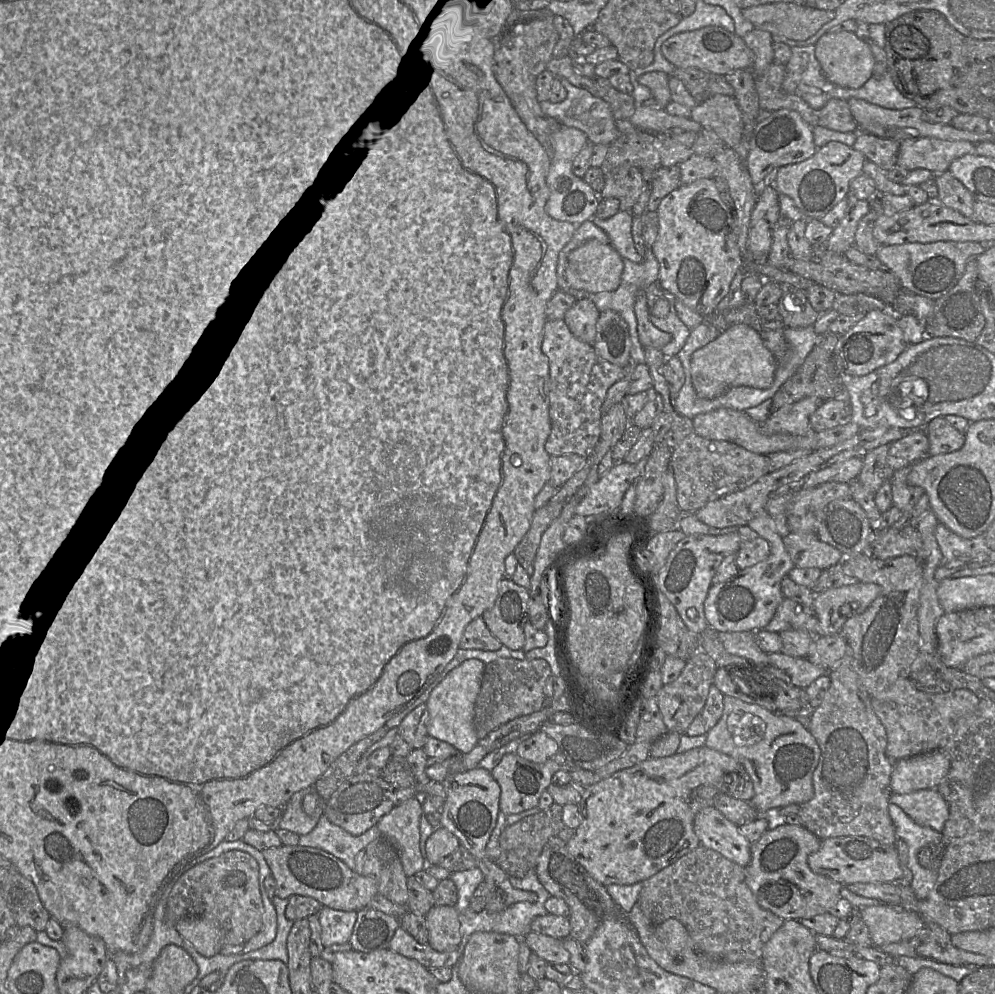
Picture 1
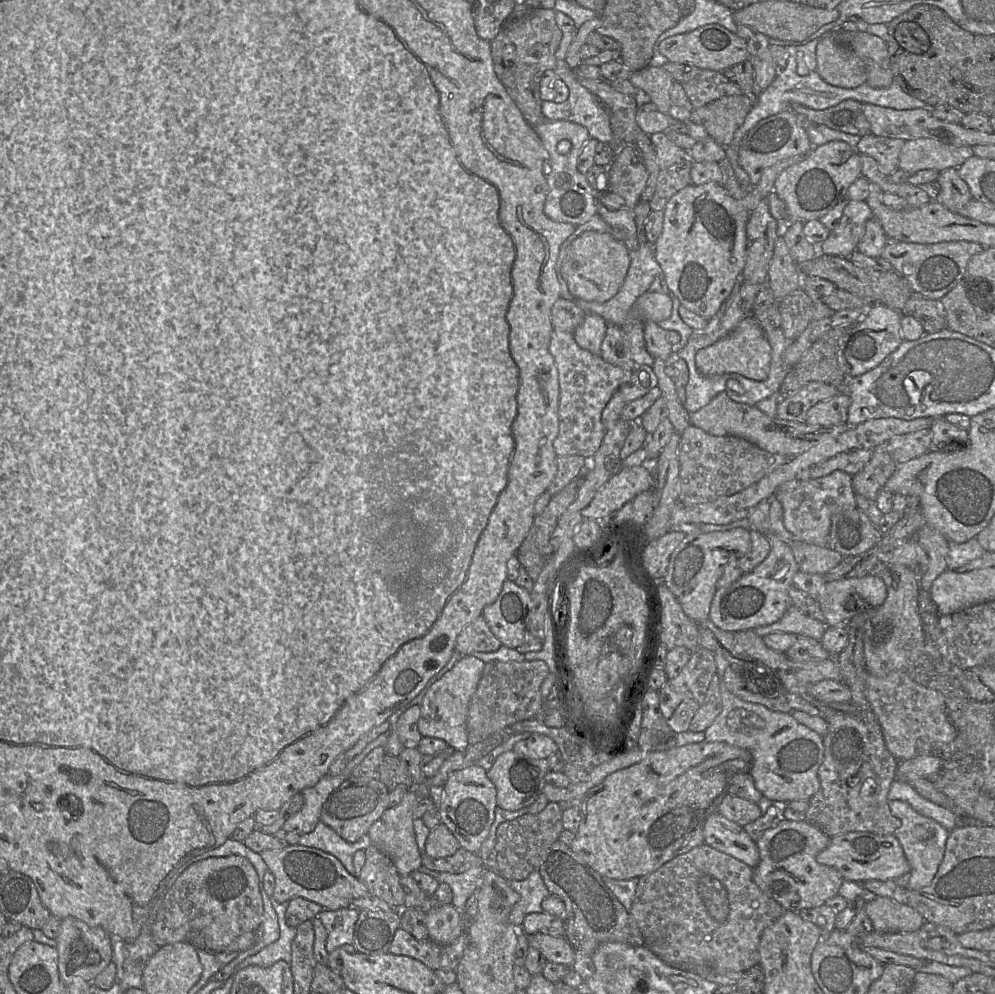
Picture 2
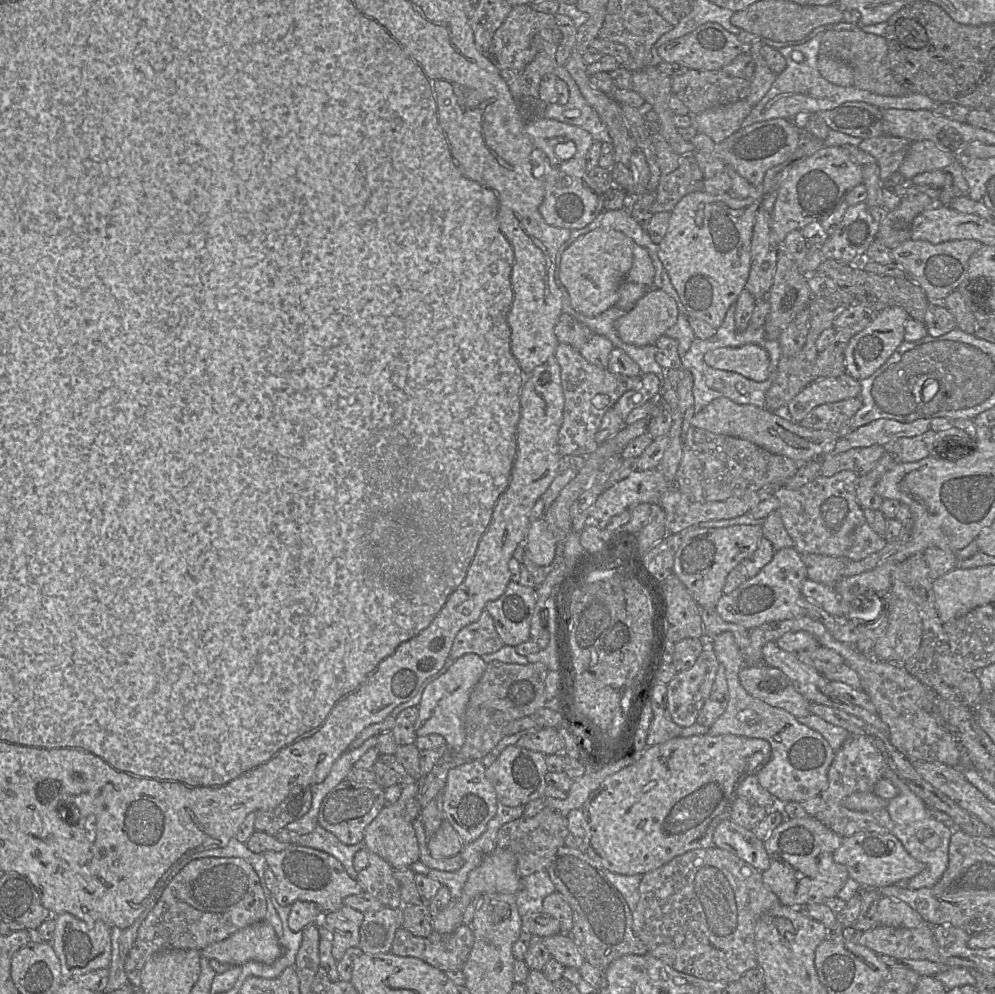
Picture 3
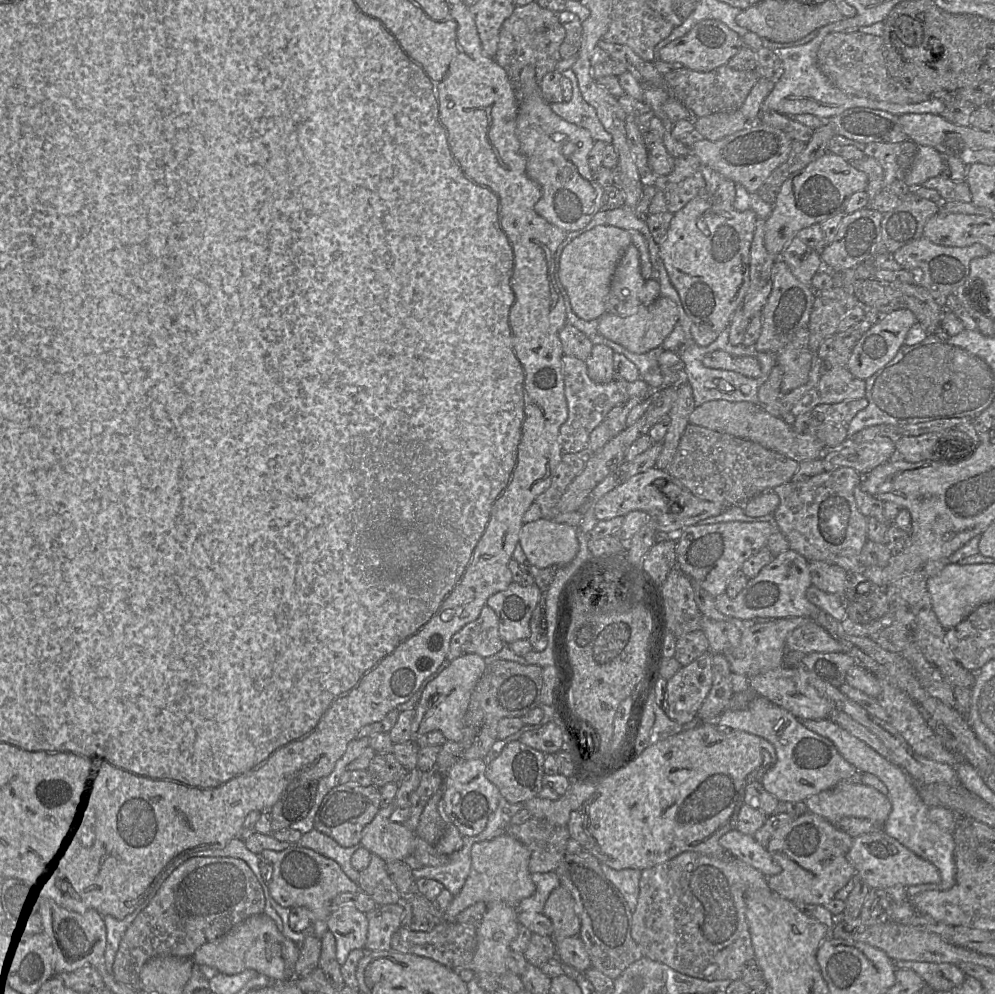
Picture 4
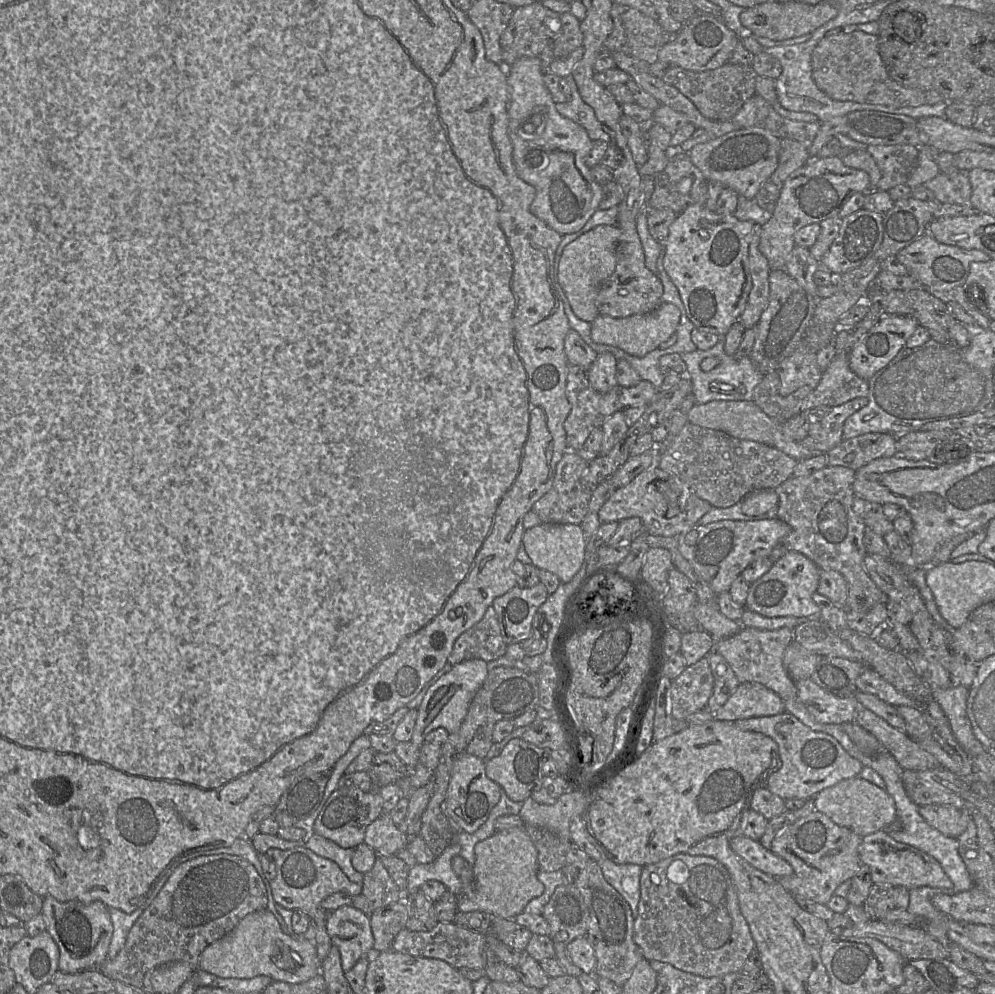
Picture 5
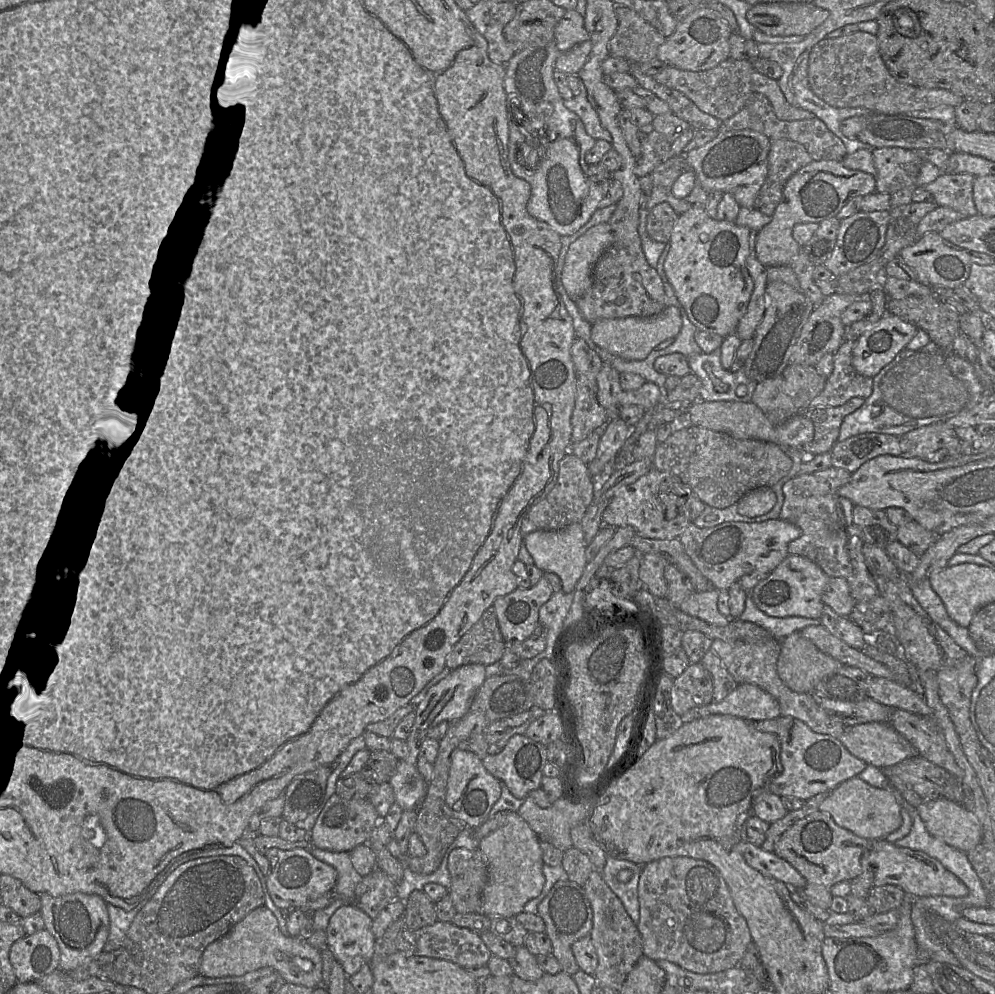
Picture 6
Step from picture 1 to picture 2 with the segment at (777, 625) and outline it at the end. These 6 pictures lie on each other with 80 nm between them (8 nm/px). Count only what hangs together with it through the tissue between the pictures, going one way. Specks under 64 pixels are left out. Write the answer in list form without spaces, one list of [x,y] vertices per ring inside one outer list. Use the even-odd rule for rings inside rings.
[[[791,604],[778,621],[758,627],[755,629],[755,632],[760,637],[771,633],[784,632],[804,635],[821,641],[826,628],[825,623],[805,615],[798,607]]]

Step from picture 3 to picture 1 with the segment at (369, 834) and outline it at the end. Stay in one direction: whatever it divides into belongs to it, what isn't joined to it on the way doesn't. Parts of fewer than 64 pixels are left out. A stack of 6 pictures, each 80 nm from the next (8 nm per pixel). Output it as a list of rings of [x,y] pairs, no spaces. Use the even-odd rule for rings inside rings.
[[[412,797],[399,806],[394,806],[376,824],[382,837],[397,850],[407,877],[426,868],[420,851],[420,817],[422,806]]]

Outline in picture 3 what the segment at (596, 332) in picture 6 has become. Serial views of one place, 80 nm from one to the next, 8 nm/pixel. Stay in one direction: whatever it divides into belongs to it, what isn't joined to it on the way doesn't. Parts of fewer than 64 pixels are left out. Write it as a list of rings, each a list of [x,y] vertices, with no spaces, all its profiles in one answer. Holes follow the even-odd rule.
[[[650,287],[632,309],[616,322],[619,337],[635,346],[655,345],[675,325],[678,309],[672,296],[660,288]]]

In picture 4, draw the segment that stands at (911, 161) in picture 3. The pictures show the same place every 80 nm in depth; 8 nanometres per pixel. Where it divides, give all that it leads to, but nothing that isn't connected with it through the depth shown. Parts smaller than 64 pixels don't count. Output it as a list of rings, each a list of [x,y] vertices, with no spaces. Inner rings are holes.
[[[918,146],[911,167],[904,181],[914,189],[933,177],[941,175],[944,157],[930,146]]]

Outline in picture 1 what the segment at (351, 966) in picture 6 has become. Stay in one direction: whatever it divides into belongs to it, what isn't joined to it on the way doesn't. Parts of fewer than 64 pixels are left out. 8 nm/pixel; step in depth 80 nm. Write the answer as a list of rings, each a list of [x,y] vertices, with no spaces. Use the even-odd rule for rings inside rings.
[[[324,906],[317,915],[322,927],[324,947],[349,942],[358,918],[358,911],[342,911]]]

